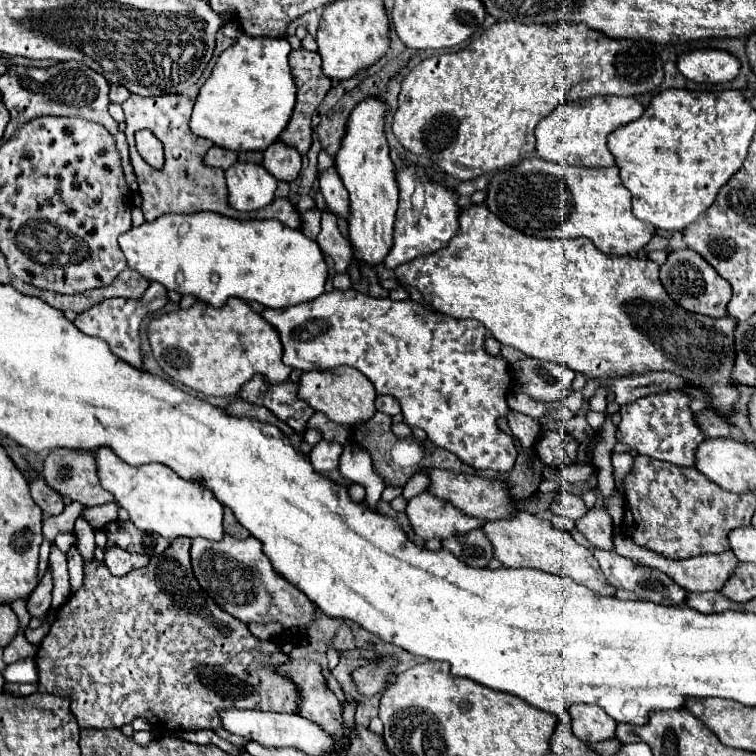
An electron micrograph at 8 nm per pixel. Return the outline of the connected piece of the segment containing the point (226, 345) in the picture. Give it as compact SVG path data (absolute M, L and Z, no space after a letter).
M231 297L223 309L195 303L185 311L163 315L149 325L153 357L161 369L175 381L193 391L213 397L237 397L239 389L253 377L261 375L269 385L289 379L291 367L283 365L283 347L277 329L255 313L247 301Z

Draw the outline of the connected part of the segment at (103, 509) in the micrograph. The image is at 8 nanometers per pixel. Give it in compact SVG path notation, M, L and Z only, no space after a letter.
M107 503L107 505L101 505L101 507L85 509L83 517L91 523L93 529L103 529L107 523L117 521L117 511L119 511L117 503Z

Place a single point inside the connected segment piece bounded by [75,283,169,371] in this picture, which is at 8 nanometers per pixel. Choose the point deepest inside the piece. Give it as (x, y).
(117, 321)

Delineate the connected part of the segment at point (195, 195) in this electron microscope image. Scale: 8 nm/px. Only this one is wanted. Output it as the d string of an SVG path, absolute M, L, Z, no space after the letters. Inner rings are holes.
M131 95L123 103L125 111L125 137L129 143L129 153L131 153L131 165L137 175L139 183L139 193L141 193L141 211L147 221L157 219L159 215L165 213L197 213L197 211L215 211L233 219L279 219L283 225L291 229L301 229L301 215L299 211L291 205L289 199L275 199L271 205L249 211L249 213L239 213L237 209L231 209L227 201L227 185L225 185L225 173L223 169L209 167L205 165L203 157L205 153L213 147L211 141L197 137L189 129L189 117L191 117L193 101L181 95L163 95L163 97L139 97ZM139 129L149 129L165 147L165 165L161 169L155 169L147 165L137 149L135 149L135 131Z

